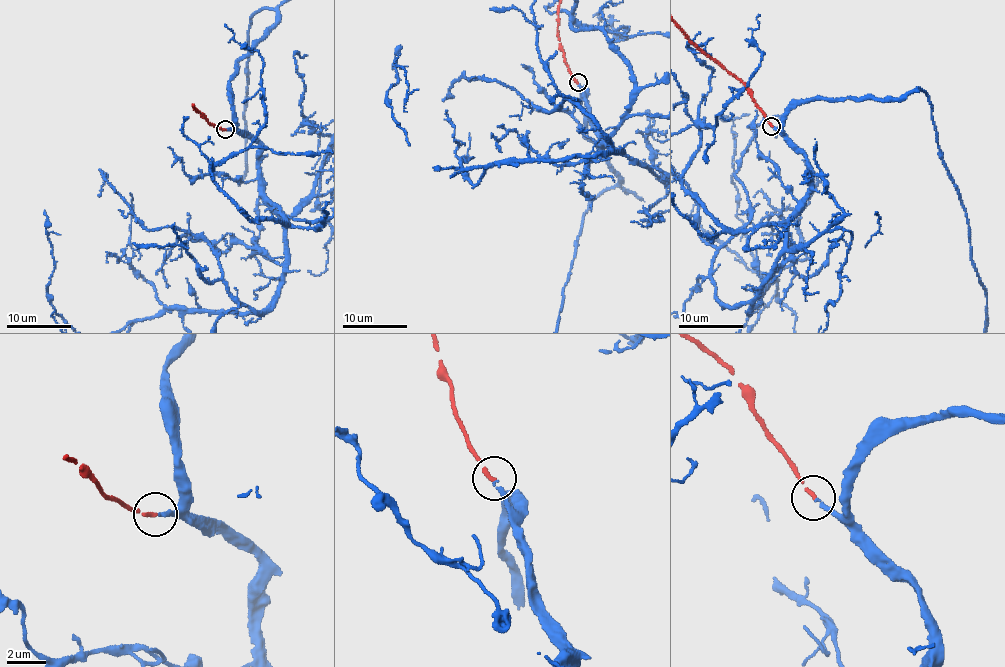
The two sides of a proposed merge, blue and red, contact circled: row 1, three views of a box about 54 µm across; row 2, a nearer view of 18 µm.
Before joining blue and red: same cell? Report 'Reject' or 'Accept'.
Accept

